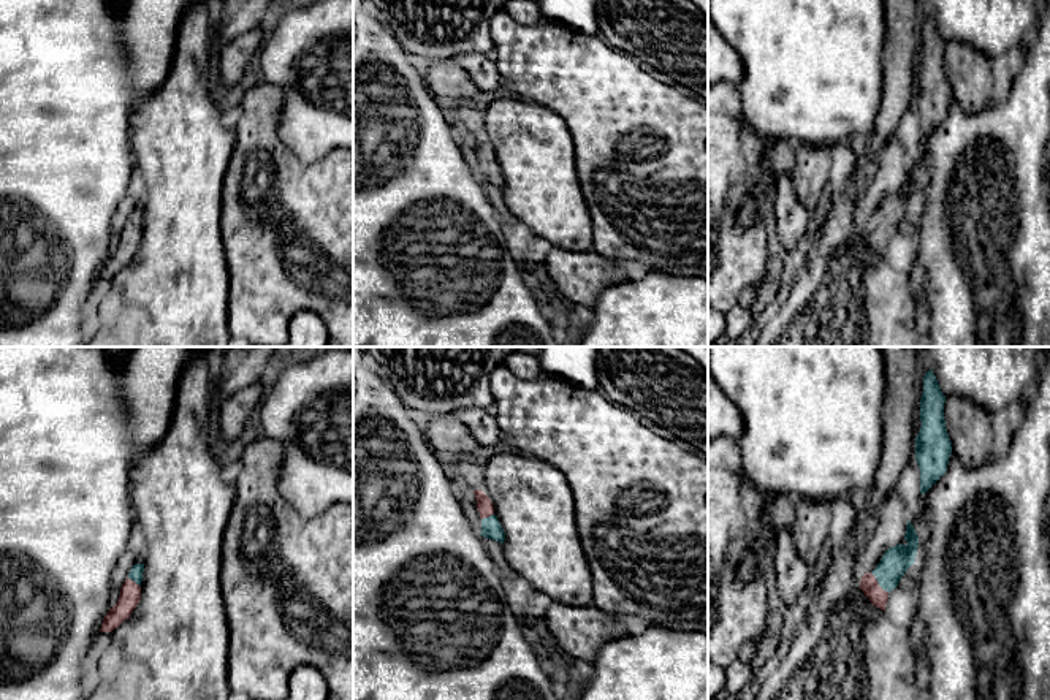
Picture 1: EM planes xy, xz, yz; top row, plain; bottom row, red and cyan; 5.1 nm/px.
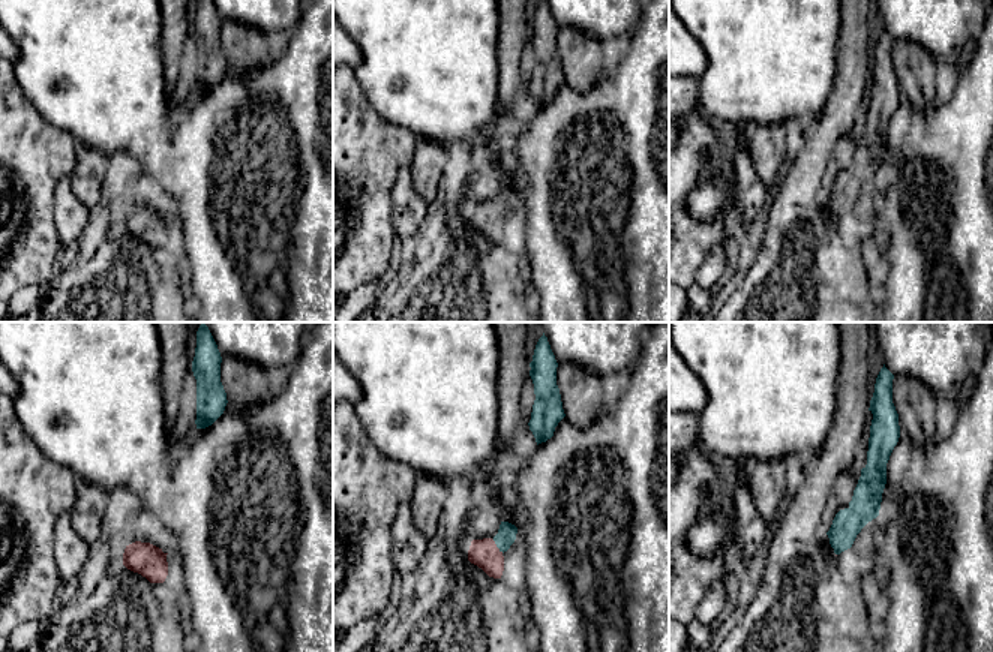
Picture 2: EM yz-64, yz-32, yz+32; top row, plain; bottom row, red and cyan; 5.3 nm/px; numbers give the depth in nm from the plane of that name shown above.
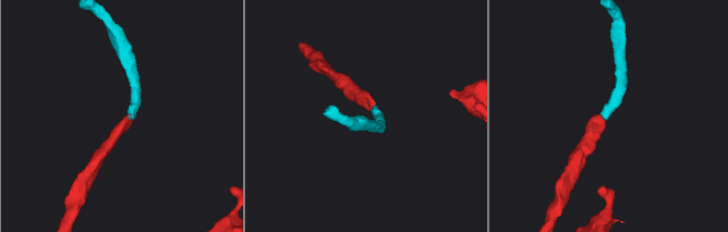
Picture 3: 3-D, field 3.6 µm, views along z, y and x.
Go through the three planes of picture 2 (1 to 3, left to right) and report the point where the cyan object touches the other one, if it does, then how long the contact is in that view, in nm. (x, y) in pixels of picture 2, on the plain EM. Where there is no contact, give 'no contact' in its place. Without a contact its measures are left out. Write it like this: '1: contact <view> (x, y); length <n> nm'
1: no contact
2: contact yz-32 (495, 210); length 90 nm
3: no contact

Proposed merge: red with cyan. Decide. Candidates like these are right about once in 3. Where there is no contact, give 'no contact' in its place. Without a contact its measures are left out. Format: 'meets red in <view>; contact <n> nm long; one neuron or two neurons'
meets red in yz; contact 140 nm long; one neuron

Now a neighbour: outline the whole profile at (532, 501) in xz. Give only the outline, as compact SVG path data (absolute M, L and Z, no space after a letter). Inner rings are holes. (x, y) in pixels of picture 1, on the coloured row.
M499 453L478 472L478 486L491 499L504 529L504 554L512 570L553 600L570 607L589 607L592 576L578 537L575 497L567 477L531 455Z

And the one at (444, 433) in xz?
M451 415L423 418L421 424L434 451L456 456L459 453L470 453L481 447L470 431Z

